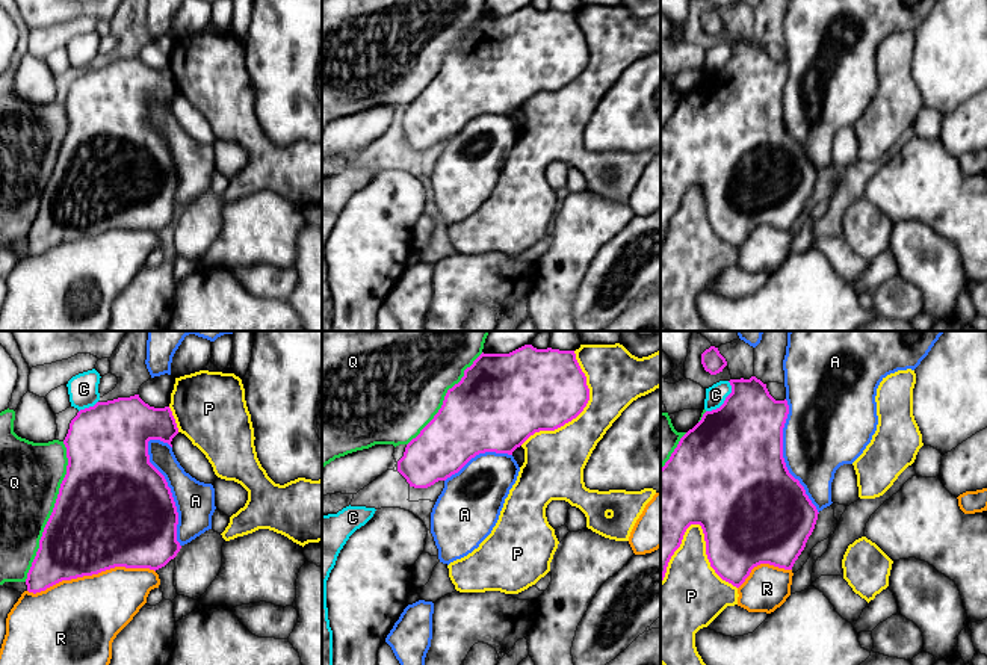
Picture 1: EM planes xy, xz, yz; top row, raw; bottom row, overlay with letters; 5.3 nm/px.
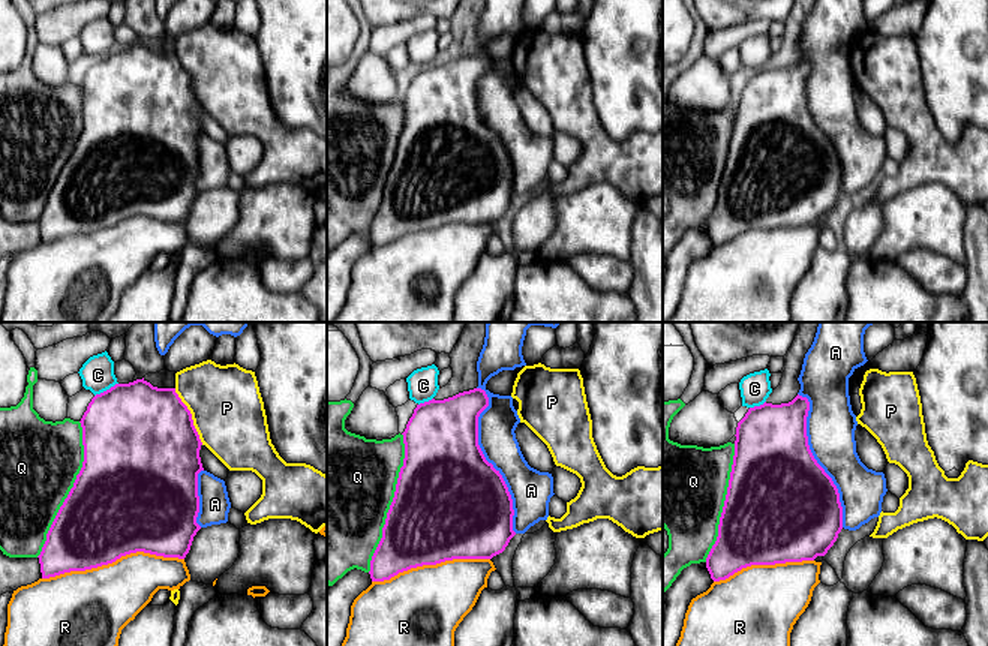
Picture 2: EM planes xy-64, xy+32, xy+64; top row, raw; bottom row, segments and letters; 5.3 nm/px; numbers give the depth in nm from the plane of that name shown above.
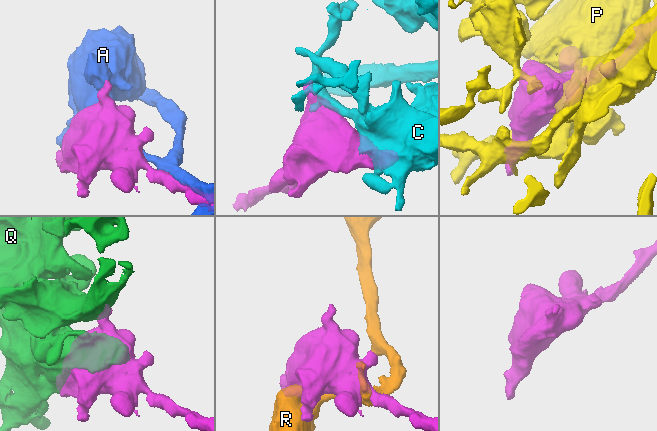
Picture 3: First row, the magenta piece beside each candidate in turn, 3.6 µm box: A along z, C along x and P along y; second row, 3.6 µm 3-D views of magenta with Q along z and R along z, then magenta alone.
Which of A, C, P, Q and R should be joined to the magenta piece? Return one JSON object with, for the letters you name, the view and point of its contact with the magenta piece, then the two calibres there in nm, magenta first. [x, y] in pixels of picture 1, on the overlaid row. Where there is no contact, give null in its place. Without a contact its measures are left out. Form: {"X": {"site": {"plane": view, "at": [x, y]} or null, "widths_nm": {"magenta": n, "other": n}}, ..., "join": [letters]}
{"A": {"site": {"plane": "xy", "at": [171, 493]}, "widths_nm": {"magenta": 500, "other": 200}}, "join": ["A"]}

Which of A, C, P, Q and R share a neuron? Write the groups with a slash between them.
A / C / P / Q / R

